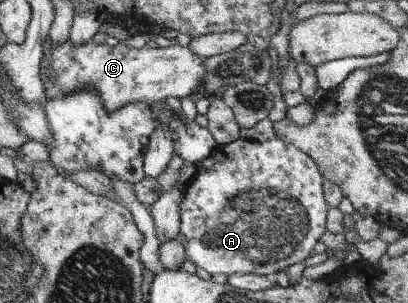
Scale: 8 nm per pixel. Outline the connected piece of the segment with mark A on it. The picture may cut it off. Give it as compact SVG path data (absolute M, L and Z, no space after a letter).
M275 137L264 142L252 141L246 139L237 139L226 144L226 150L211 150L211 154L198 162L194 175L189 180L182 193L181 202L179 202L179 233L185 238L184 256L191 261L197 268L203 268L207 274L255 274L267 275L273 272L281 272L289 268L291 264L300 263L309 256L313 250L315 242L321 238L321 234L326 230L325 222L330 216L330 210L323 198L322 179L319 168L310 156L297 150L295 146L286 144L283 140Z

